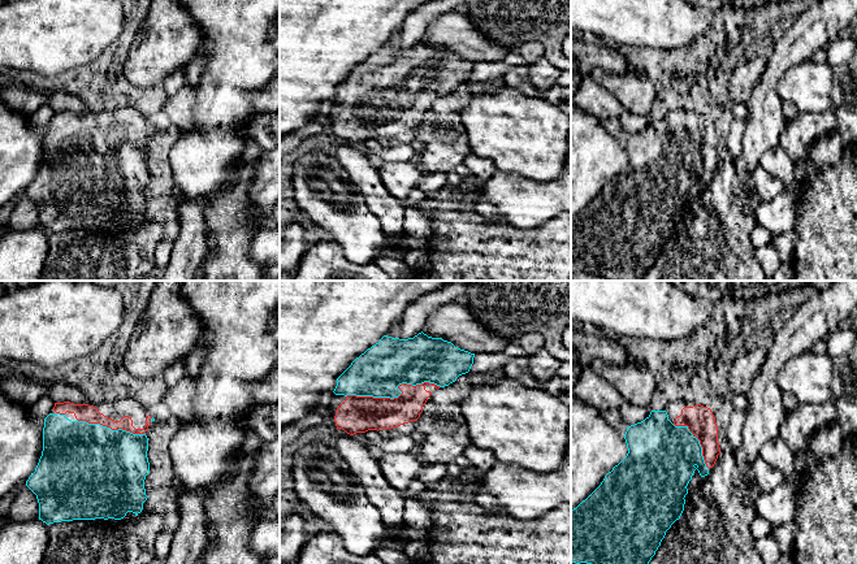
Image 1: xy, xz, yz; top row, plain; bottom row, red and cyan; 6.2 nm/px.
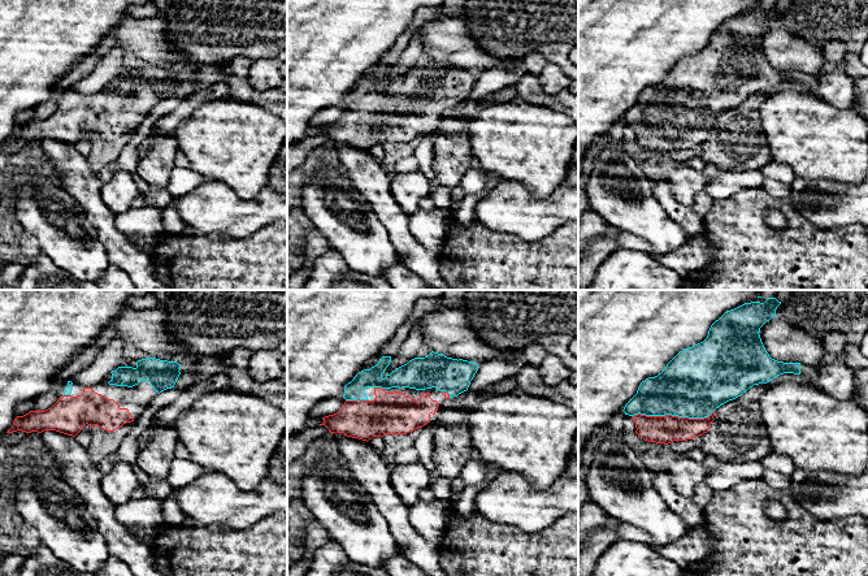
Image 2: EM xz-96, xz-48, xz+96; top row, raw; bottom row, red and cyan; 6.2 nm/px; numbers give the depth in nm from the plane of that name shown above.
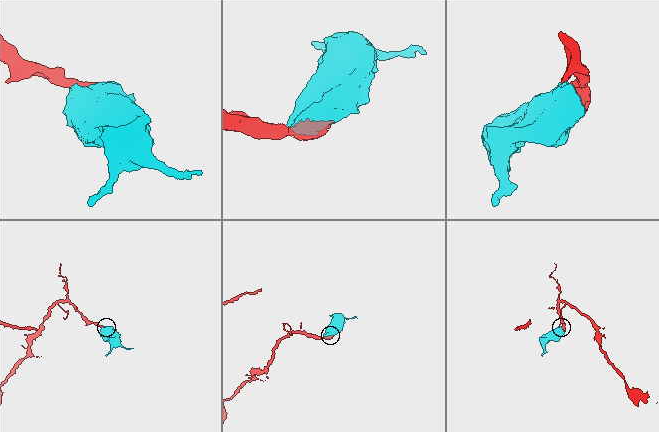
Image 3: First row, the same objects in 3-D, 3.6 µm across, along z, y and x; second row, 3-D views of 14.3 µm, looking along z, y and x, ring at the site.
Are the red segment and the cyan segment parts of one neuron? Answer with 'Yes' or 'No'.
Yes

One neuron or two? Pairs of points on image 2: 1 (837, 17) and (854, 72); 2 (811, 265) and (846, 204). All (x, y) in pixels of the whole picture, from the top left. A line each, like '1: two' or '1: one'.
1: one
2: two

